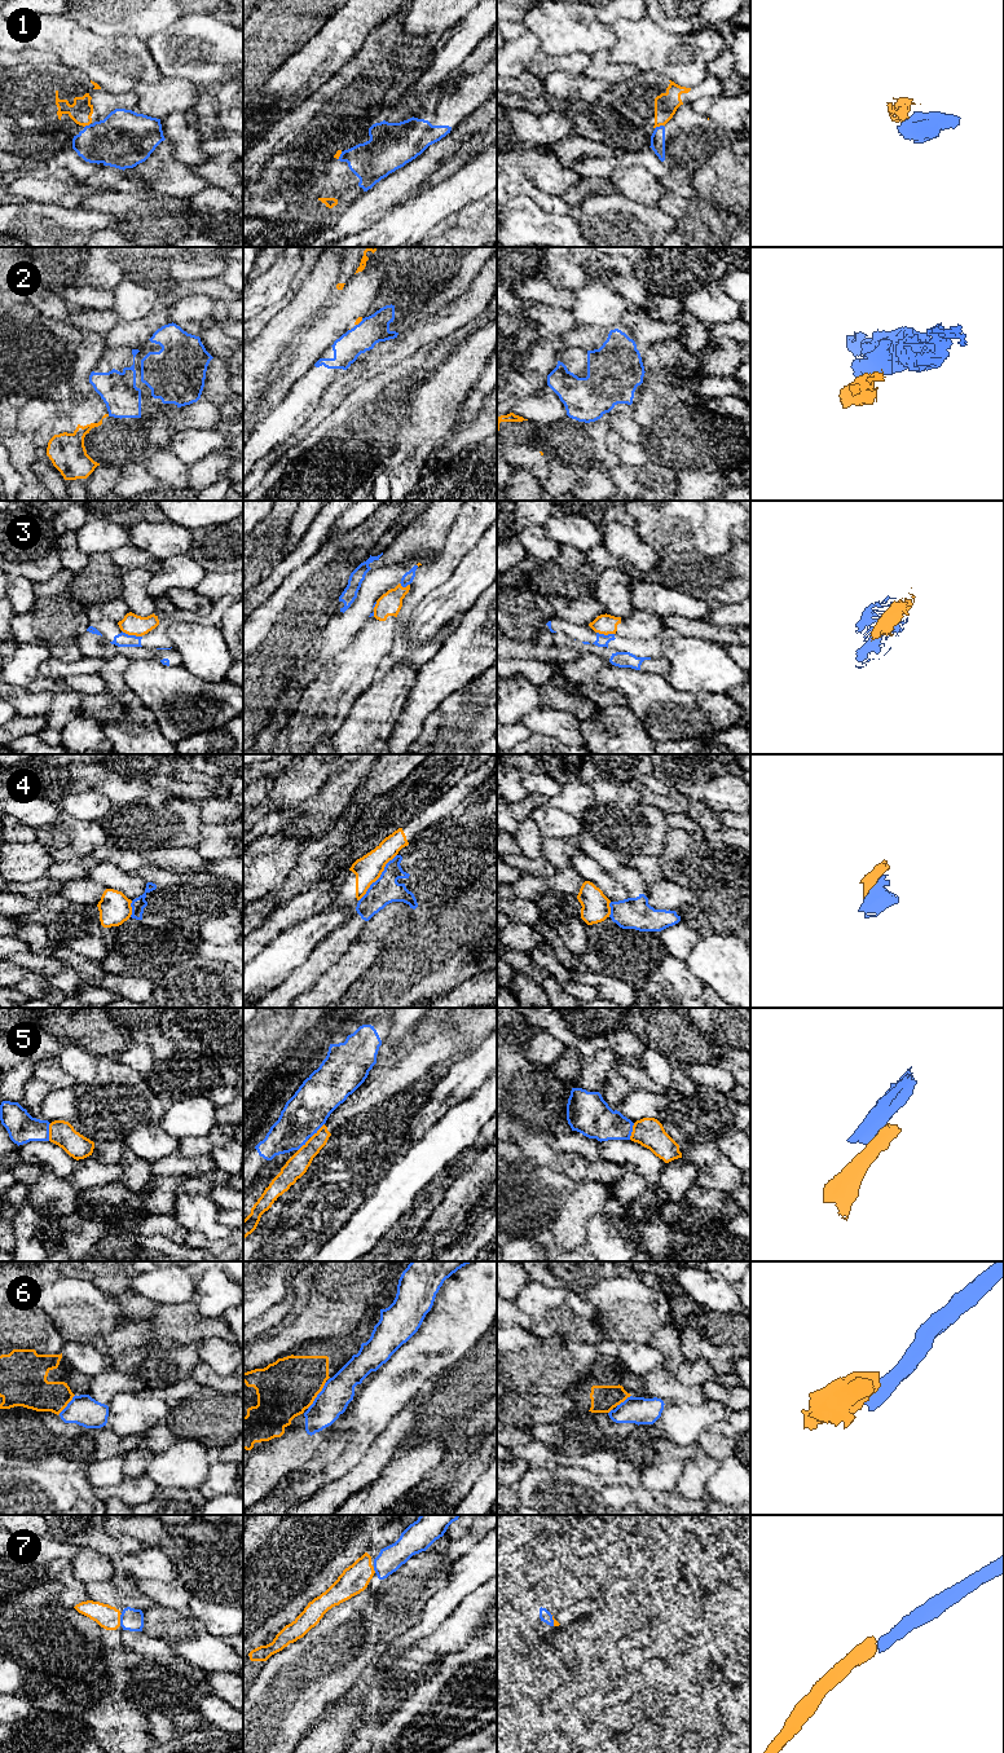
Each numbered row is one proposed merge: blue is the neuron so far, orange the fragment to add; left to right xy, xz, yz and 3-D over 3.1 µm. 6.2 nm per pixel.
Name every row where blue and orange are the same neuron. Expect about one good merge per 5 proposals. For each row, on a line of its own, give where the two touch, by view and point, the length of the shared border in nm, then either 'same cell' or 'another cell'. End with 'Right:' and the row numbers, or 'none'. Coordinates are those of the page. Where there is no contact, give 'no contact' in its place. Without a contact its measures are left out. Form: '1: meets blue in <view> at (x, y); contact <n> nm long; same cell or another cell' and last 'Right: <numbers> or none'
1: meets blue in yz at (660, 126); contact 60 nm long; another cell
2: meets blue in xz at (360, 322); contact 60 nm long; another cell
3: meets blue in xy at (132, 635); contact 130 nm long; another cell
4: meets blue in xz at (379, 877); contact 380 nm long; another cell
5: meets blue in xy at (48, 1132); contact 110 nm long; another cell
6: meets blue in xz at (317, 1395); contact 200 nm long; another cell
7: meets blue in xy at (120, 1620); contact 80 nm long; same cell
Right: 7

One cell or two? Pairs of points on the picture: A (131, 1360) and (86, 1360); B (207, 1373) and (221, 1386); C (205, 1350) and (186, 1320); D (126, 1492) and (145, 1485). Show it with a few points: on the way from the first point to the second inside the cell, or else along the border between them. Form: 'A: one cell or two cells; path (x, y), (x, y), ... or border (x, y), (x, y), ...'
A: two cells; border (110, 1359), (113, 1368)
B: one cell; path (211, 1377), (218, 1383)
C: two cells; border (229, 1340), (210, 1338), (203, 1339), (198, 1344)
D: one cell; path (131, 1492), (140, 1489)

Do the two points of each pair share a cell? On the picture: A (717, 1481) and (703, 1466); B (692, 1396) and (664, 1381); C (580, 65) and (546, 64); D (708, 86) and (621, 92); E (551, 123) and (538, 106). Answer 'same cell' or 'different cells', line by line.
A: different cells
B: same cell
C: same cell
D: same cell
E: different cells

